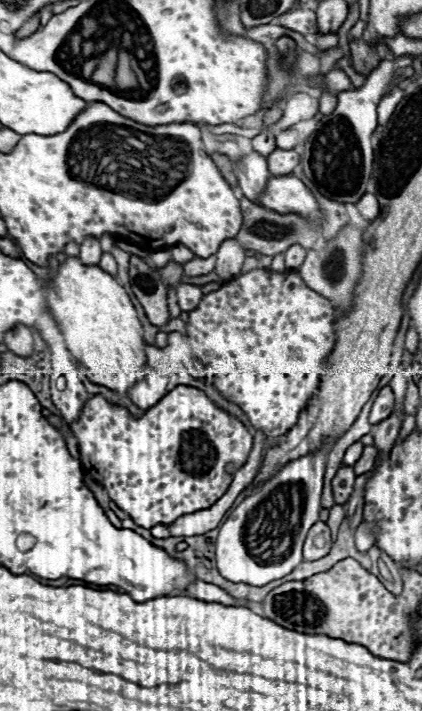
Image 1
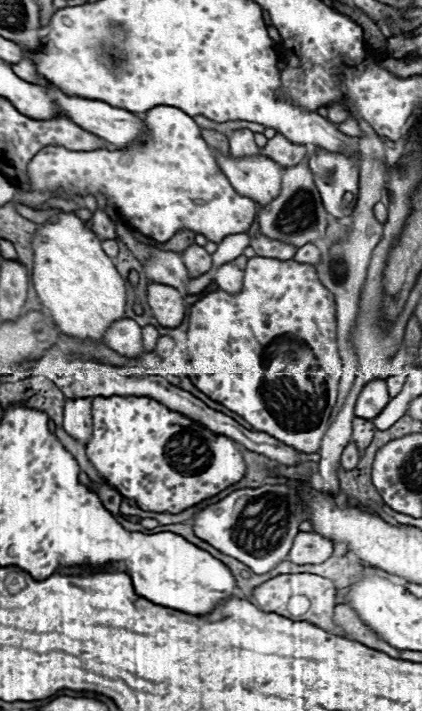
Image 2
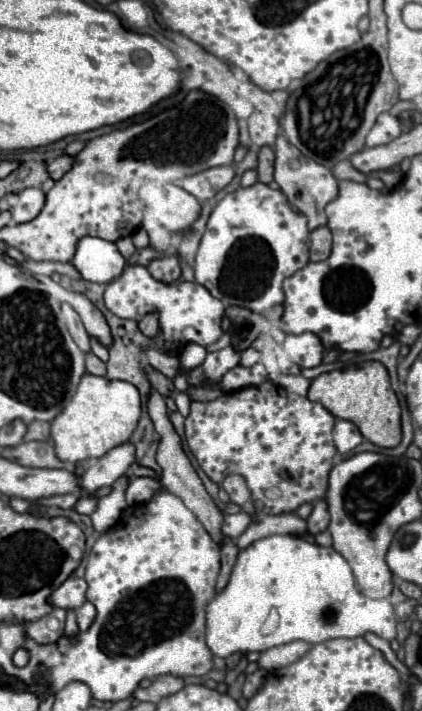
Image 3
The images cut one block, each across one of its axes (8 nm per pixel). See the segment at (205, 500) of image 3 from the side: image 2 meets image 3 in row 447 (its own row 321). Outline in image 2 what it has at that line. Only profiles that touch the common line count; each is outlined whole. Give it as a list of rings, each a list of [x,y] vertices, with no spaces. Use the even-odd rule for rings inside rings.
[[[148,282],[146,286],[146,300],[154,312],[154,318],[164,328],[176,328],[184,320],[184,298],[178,294],[176,288],[166,284]]]

